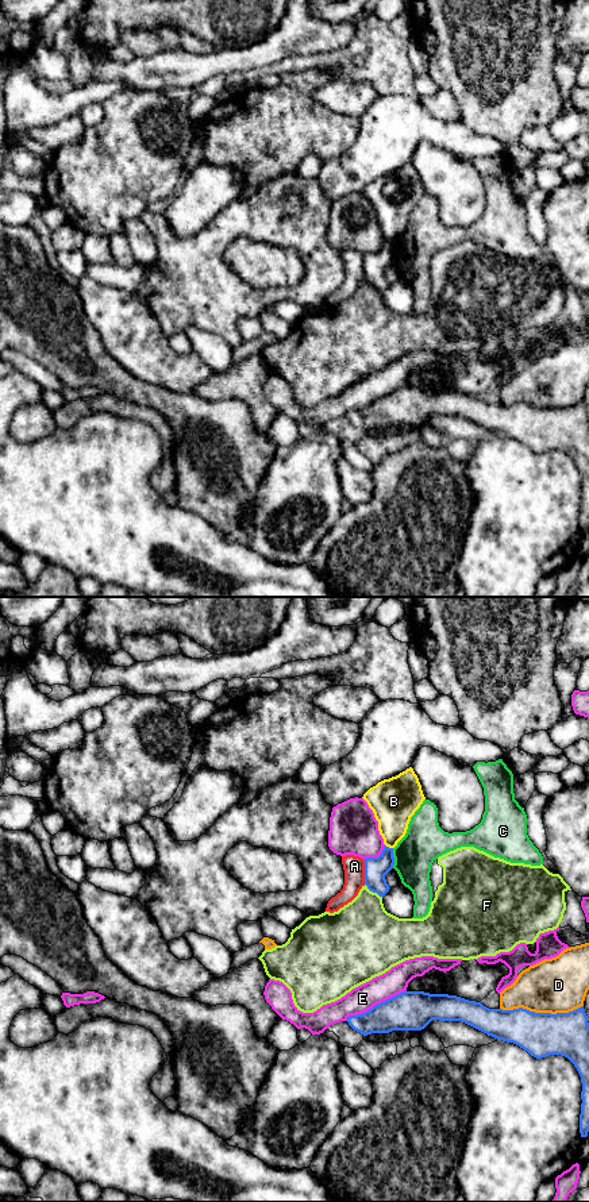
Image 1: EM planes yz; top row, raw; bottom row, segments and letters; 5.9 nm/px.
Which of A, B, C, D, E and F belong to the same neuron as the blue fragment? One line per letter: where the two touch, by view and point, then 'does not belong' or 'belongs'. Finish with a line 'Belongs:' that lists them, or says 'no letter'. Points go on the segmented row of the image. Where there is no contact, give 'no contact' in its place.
A: meets blue in yz at (365, 871); does not belong
B: meets blue in yz at (388, 847); does not belong
C: meets blue in yz at (393, 858); does not belong
D: meets blue in yz at (541, 1013); does not belong
E: meets blue in yz at (376, 1005); does not belong
F: meets blue in yz at (373, 892); does not belong
Belongs: no letter

